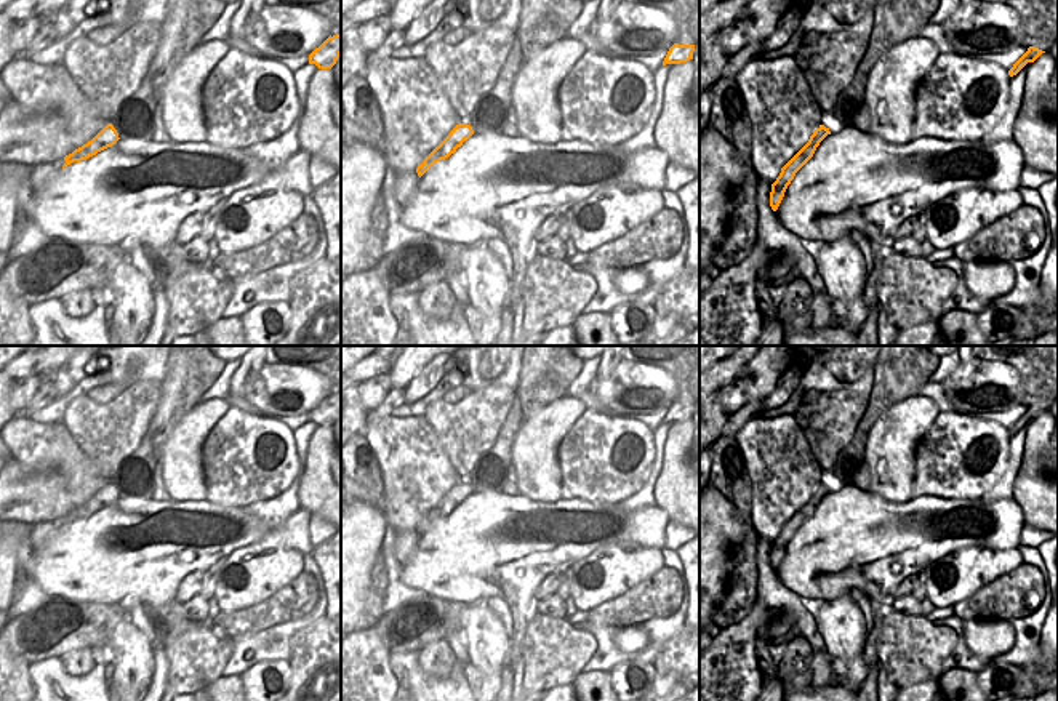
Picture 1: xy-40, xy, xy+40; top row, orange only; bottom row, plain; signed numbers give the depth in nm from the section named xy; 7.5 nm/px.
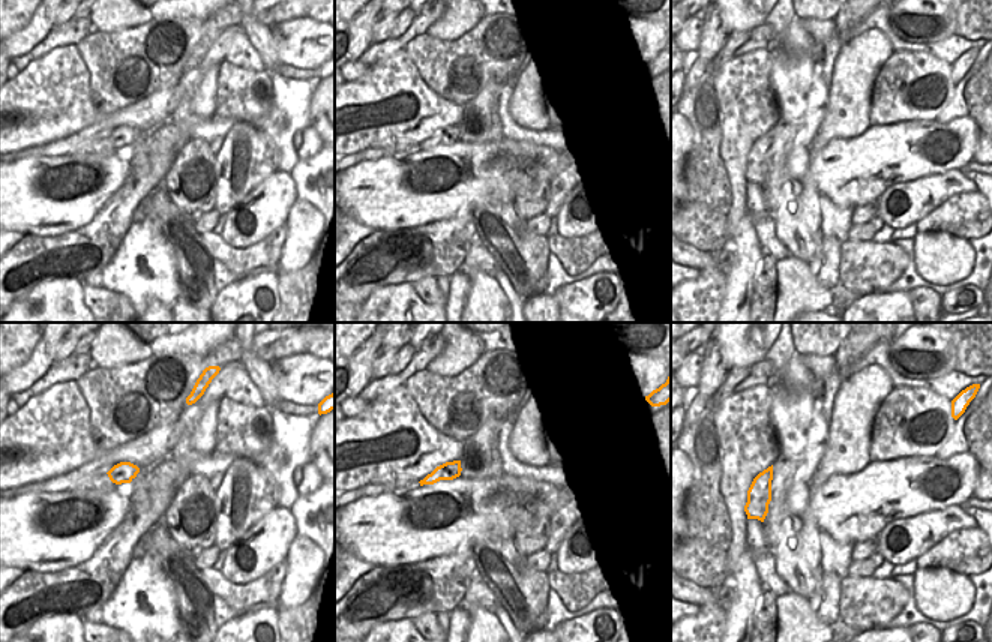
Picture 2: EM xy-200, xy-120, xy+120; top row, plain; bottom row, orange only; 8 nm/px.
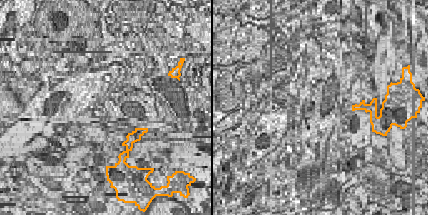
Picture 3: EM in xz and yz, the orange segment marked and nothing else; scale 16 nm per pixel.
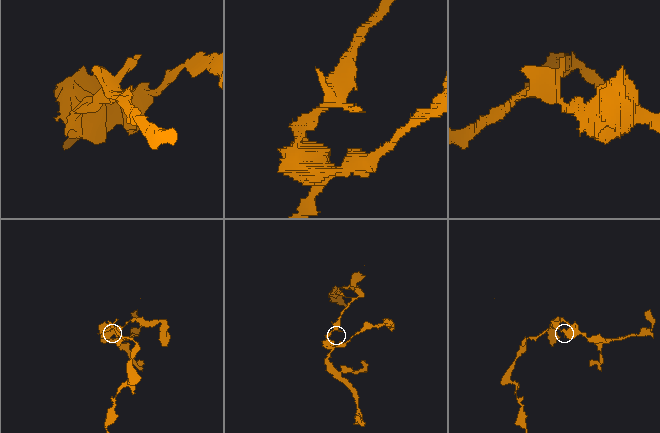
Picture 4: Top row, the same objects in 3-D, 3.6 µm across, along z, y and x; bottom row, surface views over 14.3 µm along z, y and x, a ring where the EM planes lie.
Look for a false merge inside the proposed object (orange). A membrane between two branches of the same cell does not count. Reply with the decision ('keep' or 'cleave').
keep

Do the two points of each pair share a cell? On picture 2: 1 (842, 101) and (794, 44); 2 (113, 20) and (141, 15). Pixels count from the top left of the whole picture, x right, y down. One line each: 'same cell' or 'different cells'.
1: different cells
2: same cell

